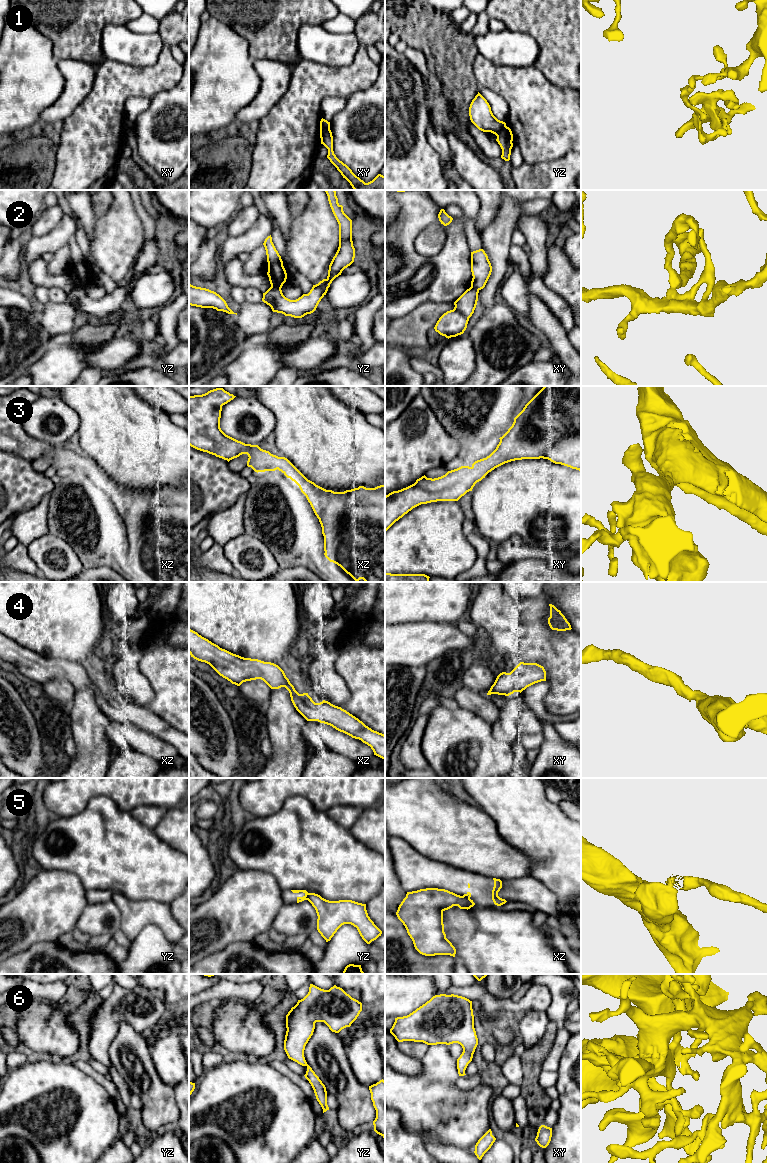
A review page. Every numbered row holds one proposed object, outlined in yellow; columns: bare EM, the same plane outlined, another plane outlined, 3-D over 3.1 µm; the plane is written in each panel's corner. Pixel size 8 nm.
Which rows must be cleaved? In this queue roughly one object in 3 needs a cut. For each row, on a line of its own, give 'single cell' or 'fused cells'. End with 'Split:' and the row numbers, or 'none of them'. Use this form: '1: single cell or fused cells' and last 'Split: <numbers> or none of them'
1: fused cells
2: fused cells
3: single cell
4: single cell
5: fused cells
6: fused cells
Split: 1, 2, 5, 6

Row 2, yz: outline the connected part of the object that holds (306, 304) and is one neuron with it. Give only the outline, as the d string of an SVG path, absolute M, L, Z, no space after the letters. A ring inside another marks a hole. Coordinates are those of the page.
M325 190L332 212L339 224L339 247L328 270L328 276L313 285L308 294L296 300L286 298L281 288L270 287L263 293L262 301L269 305L273 312L285 316L302 318L313 313L321 299L326 295L332 281L354 262L355 248L352 241L352 220L344 213L343 206L338 203L335 190Z

